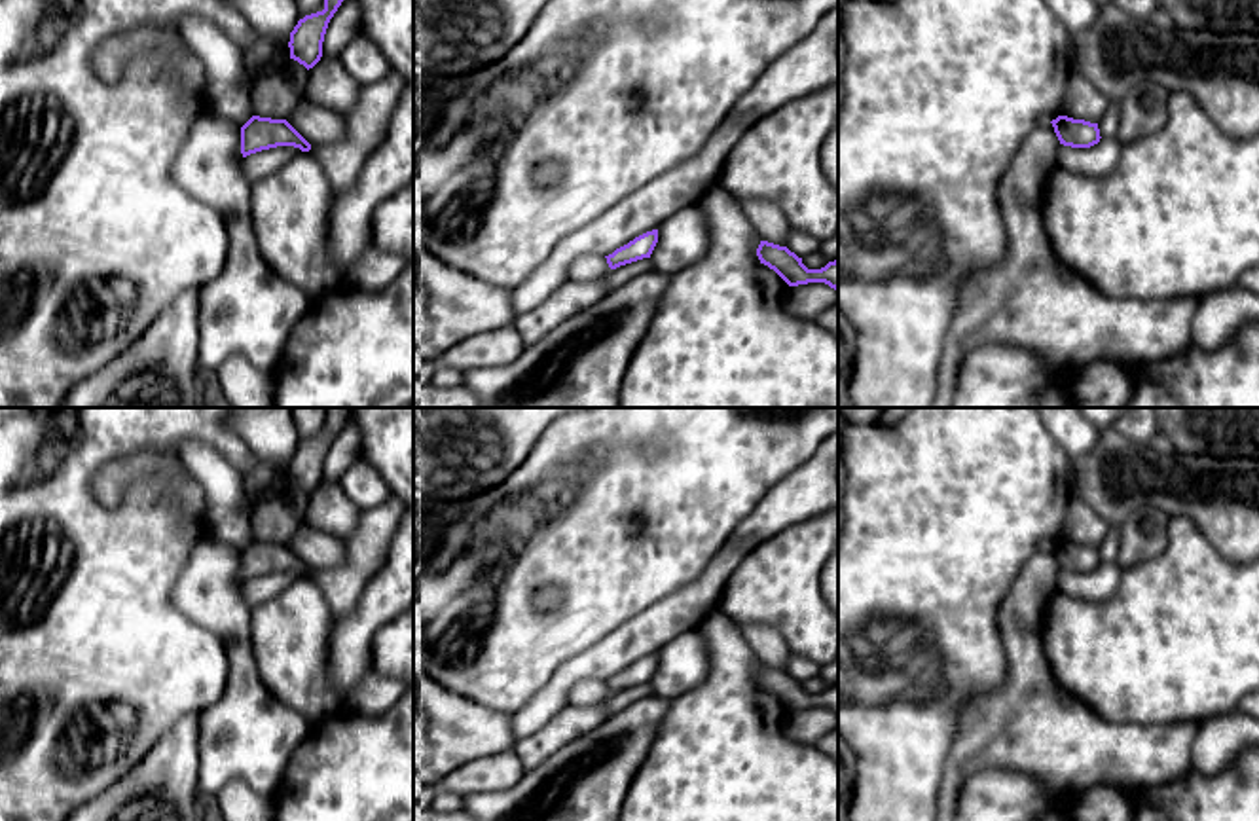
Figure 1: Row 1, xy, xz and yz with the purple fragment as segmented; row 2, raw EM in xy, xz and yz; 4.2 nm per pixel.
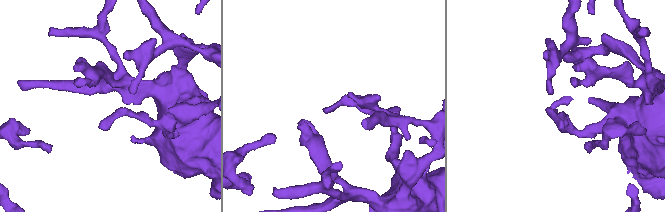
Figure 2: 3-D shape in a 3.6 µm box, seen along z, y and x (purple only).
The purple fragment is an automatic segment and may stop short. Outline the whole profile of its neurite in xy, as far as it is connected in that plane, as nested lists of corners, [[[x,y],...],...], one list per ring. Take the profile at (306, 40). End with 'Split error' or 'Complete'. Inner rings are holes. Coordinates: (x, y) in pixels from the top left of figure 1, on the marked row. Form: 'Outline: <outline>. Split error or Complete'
Outline: [[[324,0],[324,9],[305,15],[298,21],[290,32],[290,59],[303,64],[307,70],[313,68],[322,57],[322,42],[330,19],[338,11],[343,0]]]. Complete

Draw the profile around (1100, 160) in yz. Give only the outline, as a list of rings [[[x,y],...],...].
[[[1115,137],[1100,138],[1100,142],[1090,148],[1071,148],[1060,144],[1058,165],[1088,176],[1107,176],[1115,171],[1122,150],[1124,148]]]

